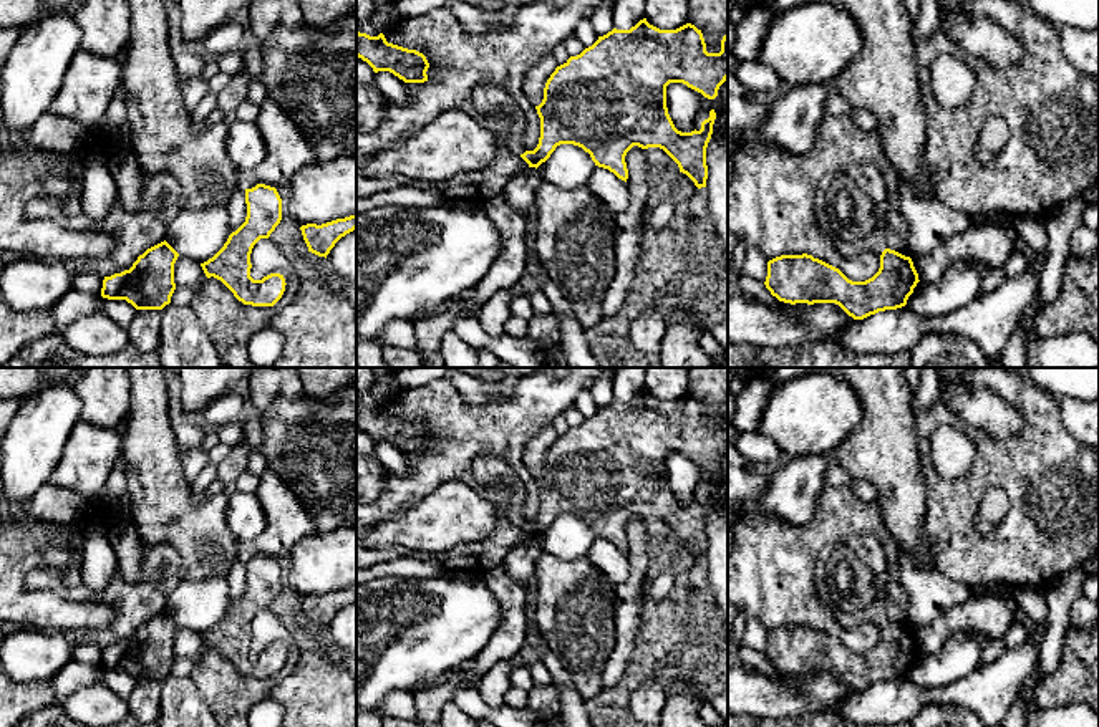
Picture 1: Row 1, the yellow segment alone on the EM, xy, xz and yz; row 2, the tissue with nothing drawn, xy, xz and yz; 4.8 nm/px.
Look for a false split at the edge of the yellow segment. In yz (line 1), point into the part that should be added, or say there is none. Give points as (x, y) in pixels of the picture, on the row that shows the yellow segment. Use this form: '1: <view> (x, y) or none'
1: none

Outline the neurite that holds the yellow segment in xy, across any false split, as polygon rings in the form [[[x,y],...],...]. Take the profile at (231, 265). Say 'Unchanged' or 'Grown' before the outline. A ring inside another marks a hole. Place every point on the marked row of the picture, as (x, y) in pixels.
Unchanged. [[[257,184],[245,189],[245,222],[229,235],[224,247],[201,263],[207,278],[220,280],[244,305],[274,306],[285,291],[285,278],[270,273],[262,280],[250,277],[250,253],[260,238],[269,238],[282,220],[282,199],[275,187]]]

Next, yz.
Unchanged. [[[885,248],[879,272],[865,282],[852,282],[839,268],[802,253],[769,260],[764,285],[779,301],[835,303],[854,320],[864,320],[905,306],[918,282],[912,258]]]

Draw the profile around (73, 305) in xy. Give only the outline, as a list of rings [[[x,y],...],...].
[[[71,290],[63,295],[61,300],[50,310],[58,330],[65,328],[71,321],[103,311],[104,298],[101,295],[81,293]]]

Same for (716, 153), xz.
[[[728,78],[714,101],[716,119],[706,147],[708,212],[714,225],[713,235],[728,255]]]

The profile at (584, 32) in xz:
[[[590,18],[582,20],[579,26],[575,28],[574,35],[580,40],[580,43],[585,48],[592,46],[598,40],[598,35],[595,33],[592,26]]]

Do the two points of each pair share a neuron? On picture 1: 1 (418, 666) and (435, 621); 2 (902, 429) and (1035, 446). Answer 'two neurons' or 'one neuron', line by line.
1: one neuron
2: two neurons

